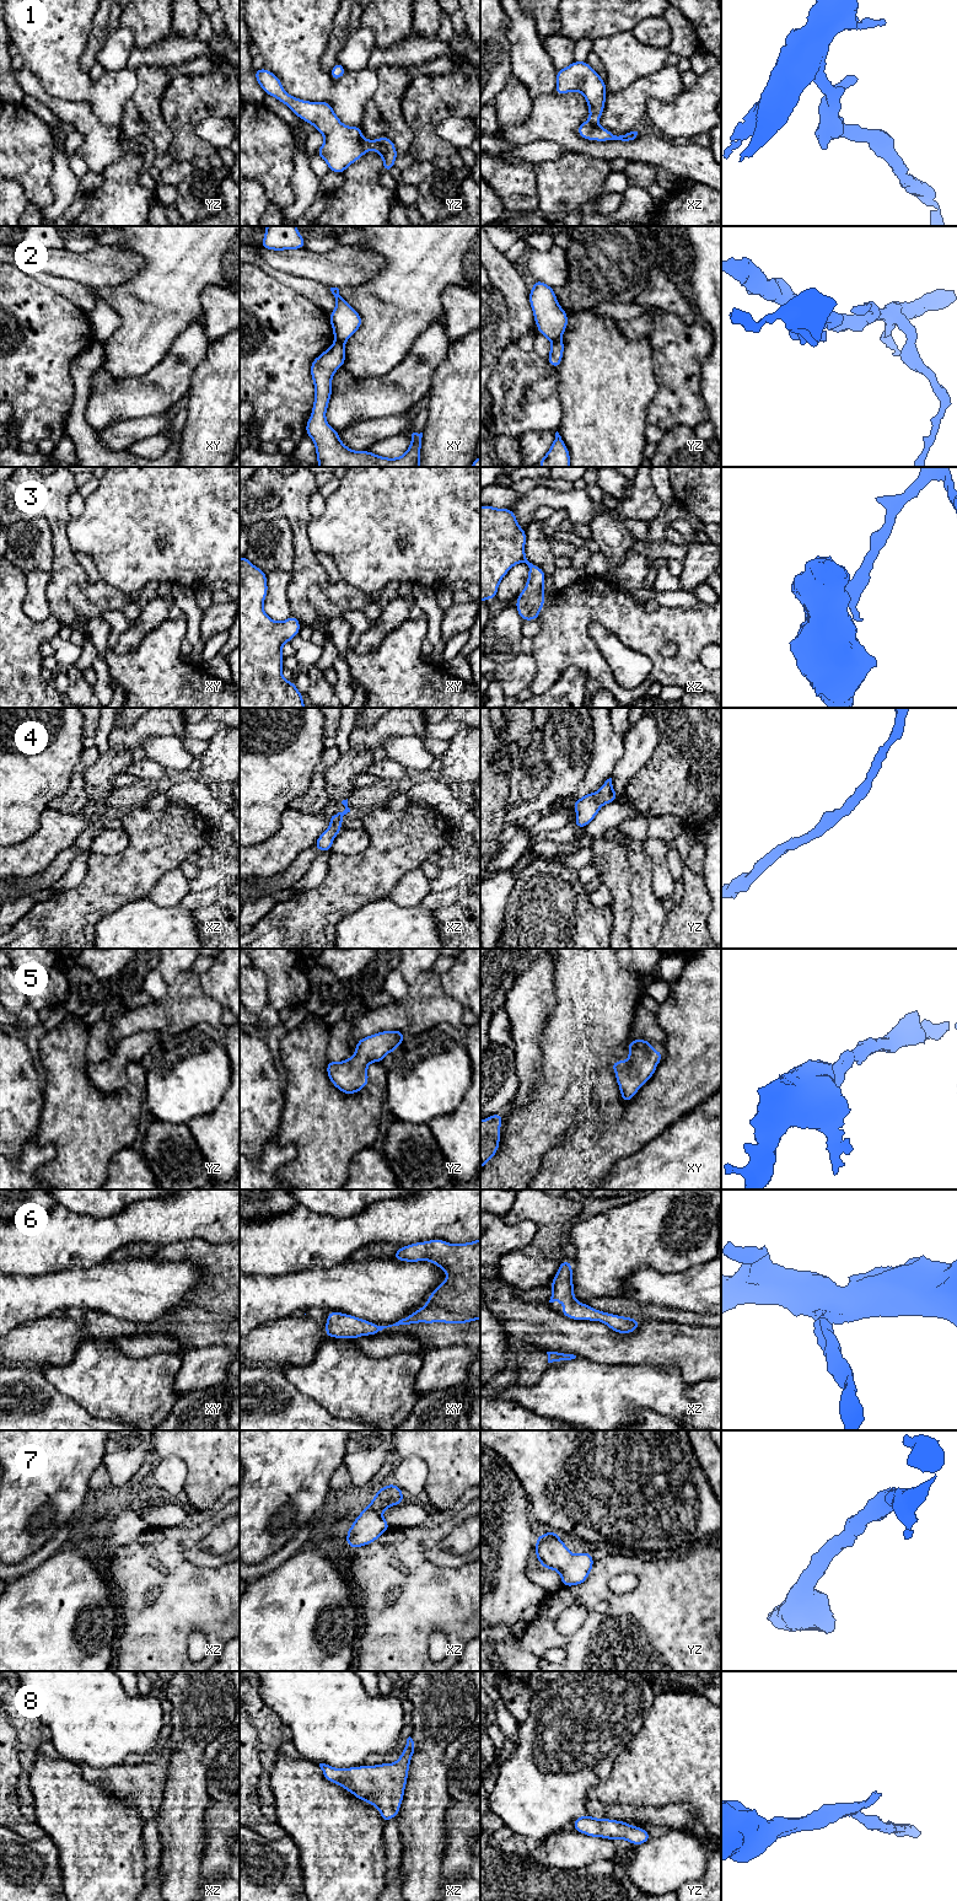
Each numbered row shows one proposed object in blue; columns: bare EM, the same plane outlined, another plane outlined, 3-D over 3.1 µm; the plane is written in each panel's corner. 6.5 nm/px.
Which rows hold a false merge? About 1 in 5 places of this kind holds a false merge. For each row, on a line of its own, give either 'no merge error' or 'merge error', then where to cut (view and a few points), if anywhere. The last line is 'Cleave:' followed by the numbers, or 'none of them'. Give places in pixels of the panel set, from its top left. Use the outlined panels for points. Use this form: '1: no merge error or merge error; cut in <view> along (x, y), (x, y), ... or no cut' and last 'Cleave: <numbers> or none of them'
1: no merge error; no cut
2: merge error; cut in xy along (335, 339), (343, 344)
3: no merge error; no cut
4: no merge error; no cut
5: no merge error; no cut
6: no merge error; no cut
7: no merge error; no cut
8: no merge error; no cut
Cleave: 2

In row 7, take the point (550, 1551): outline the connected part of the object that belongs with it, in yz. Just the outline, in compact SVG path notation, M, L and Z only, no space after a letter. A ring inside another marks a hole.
M550 1530L545 1535L537 1535L536 1558L543 1568L560 1573L563 1586L585 1583L595 1563L587 1551L571 1554L558 1532Z

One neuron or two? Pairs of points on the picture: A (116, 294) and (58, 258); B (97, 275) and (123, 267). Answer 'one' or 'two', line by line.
A: two
B: one

